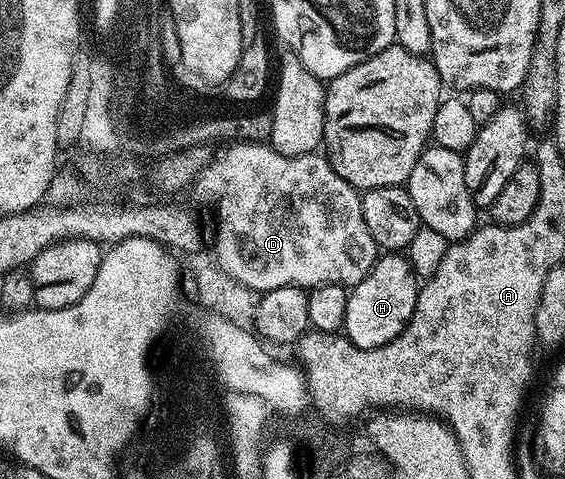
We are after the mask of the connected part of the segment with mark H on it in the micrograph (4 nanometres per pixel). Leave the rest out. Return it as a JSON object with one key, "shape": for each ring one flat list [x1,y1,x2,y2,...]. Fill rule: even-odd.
{"shape":[[387,251,376,260,375,266,361,279,361,283,350,286,347,295,347,306,345,307,345,323,343,329,345,335,357,347,362,349,376,349,401,335,417,307,419,290,421,288,420,278,416,277,411,270,411,262,399,251]]}

